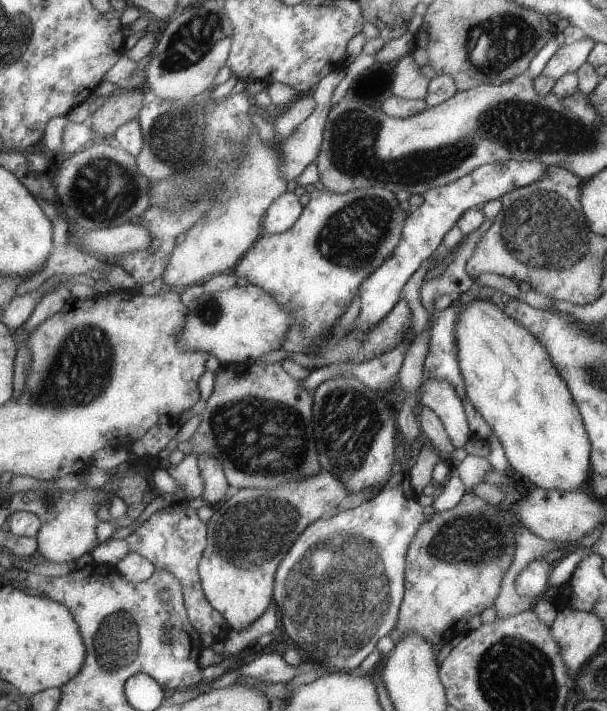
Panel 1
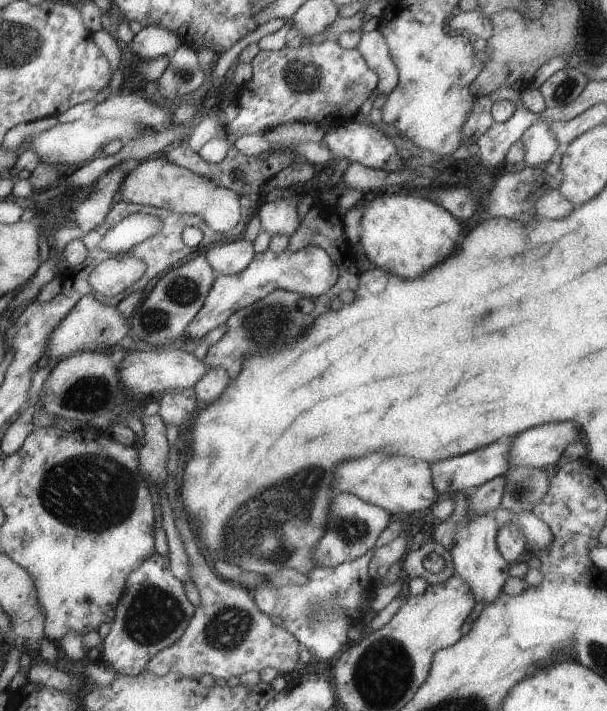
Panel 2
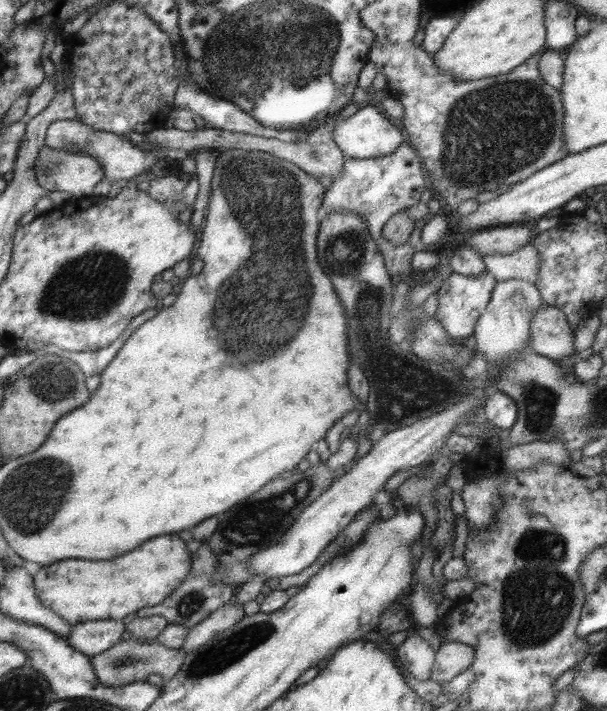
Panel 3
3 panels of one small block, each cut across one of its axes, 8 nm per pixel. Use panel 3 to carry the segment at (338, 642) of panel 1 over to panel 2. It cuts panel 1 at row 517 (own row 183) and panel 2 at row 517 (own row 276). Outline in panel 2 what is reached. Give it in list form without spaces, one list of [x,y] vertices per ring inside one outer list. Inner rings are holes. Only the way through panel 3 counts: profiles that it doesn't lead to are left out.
[[[390,516],[388,525],[381,531],[381,534],[377,537],[372,549],[366,550],[360,557],[349,561],[348,563],[341,563],[337,566],[327,567],[315,567],[313,570],[307,573],[308,582],[306,585],[283,585],[280,587],[274,587],[273,585],[263,584],[251,591],[251,596],[257,610],[260,610],[268,617],[279,616],[283,620],[283,627],[289,634],[292,634],[299,642],[303,644],[305,648],[311,652],[312,659],[316,658],[318,662],[327,662],[332,658],[336,652],[341,650],[346,642],[349,642],[345,631],[348,626],[360,622],[360,604],[361,597],[369,596],[370,592],[375,588],[374,584],[377,580],[373,580],[368,575],[368,562],[371,556],[375,552],[375,549],[389,544],[392,540],[398,537],[401,532],[401,525],[399,517]]]

